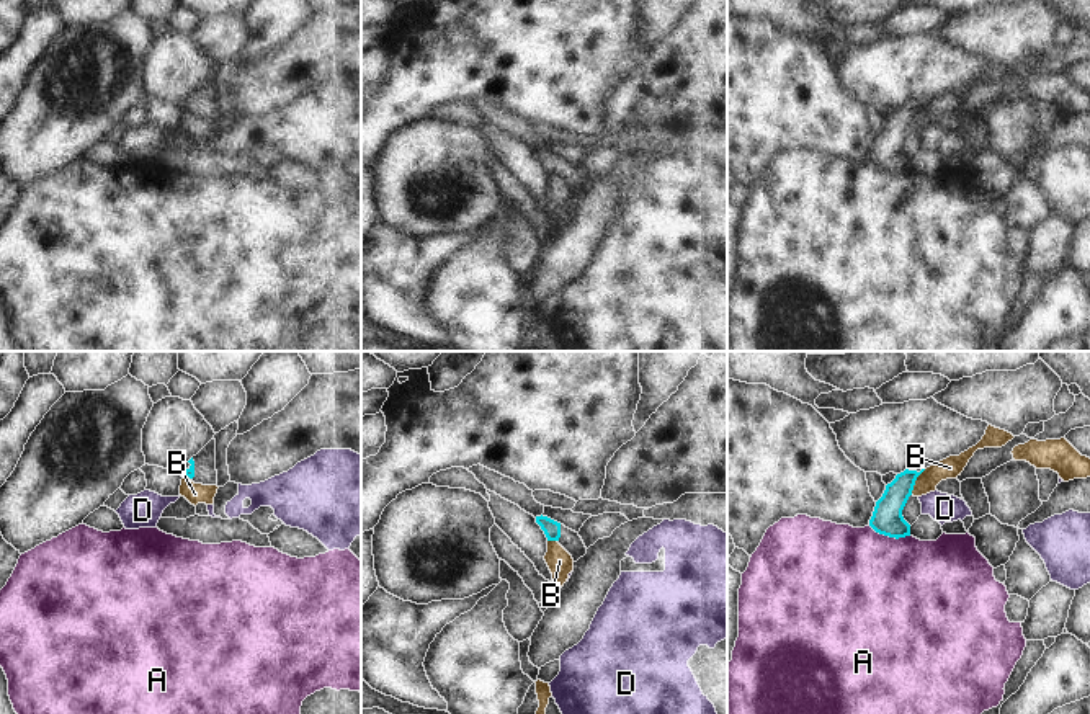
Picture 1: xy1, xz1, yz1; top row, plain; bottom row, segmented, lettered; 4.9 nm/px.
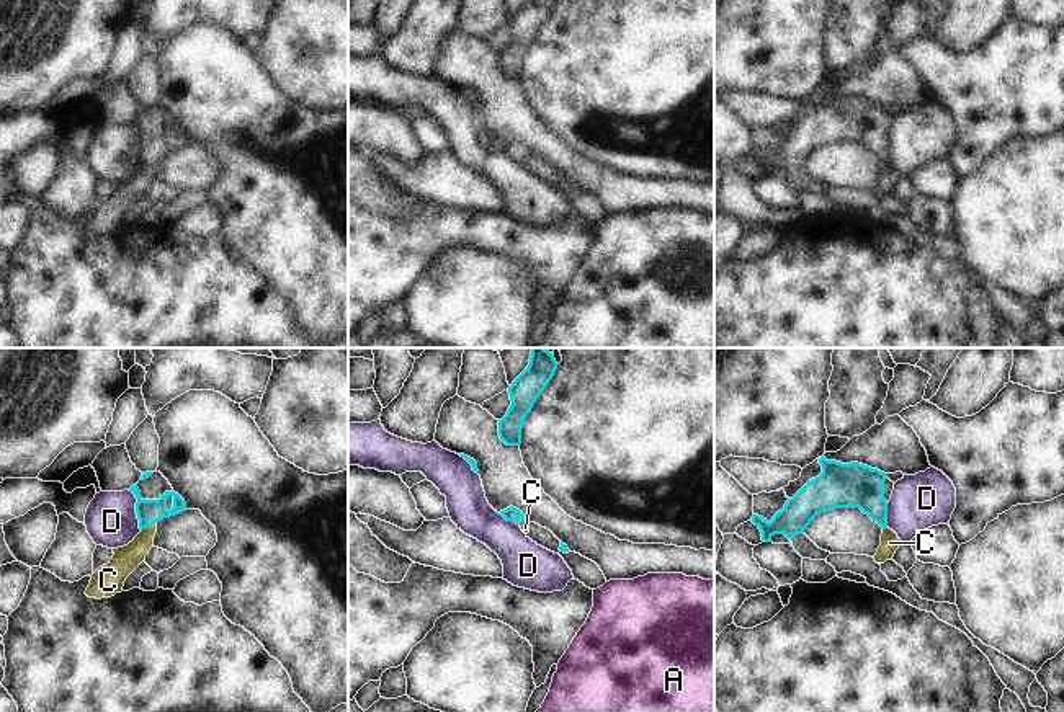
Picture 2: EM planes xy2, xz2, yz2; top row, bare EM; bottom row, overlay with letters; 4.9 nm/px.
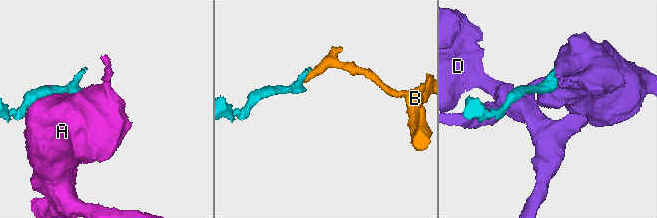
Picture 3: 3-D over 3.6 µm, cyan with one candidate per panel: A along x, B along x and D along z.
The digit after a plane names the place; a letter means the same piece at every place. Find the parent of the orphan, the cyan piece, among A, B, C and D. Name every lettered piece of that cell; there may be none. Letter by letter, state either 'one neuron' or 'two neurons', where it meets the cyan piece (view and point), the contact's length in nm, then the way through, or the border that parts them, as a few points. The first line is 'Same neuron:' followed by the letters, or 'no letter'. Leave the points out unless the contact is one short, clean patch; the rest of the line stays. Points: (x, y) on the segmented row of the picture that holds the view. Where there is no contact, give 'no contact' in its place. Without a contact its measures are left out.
Same neuron: C
A: two neurons | yz1 (889, 536) | 220 nm
B: two neurons | yz1 (914, 482) | 150 nm
C: one neuron | xy2 (147, 526) | 80 nm | across xy2 (149, 511), (147, 526), (144, 541), (126, 559)
D: two neurons | xy2 (136, 510) | 220 nm

